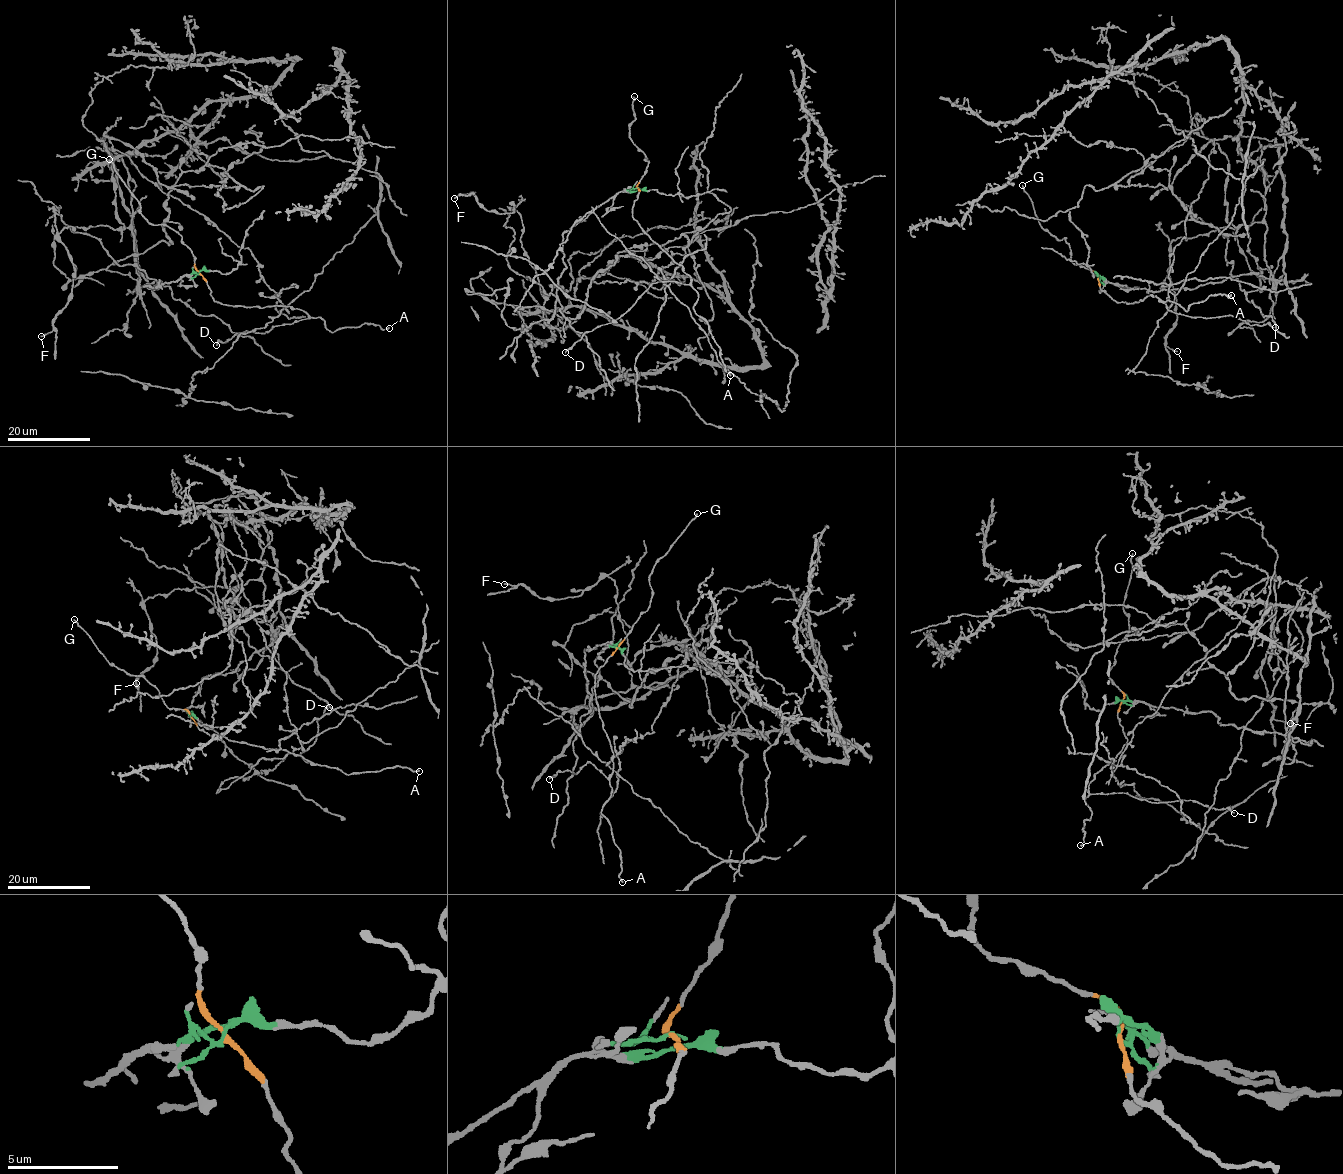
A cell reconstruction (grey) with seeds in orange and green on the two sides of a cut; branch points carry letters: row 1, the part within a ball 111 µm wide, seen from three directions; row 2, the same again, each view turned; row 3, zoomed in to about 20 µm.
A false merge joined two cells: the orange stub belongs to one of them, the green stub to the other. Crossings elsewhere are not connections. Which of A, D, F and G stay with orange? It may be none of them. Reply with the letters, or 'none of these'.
A, D, G

